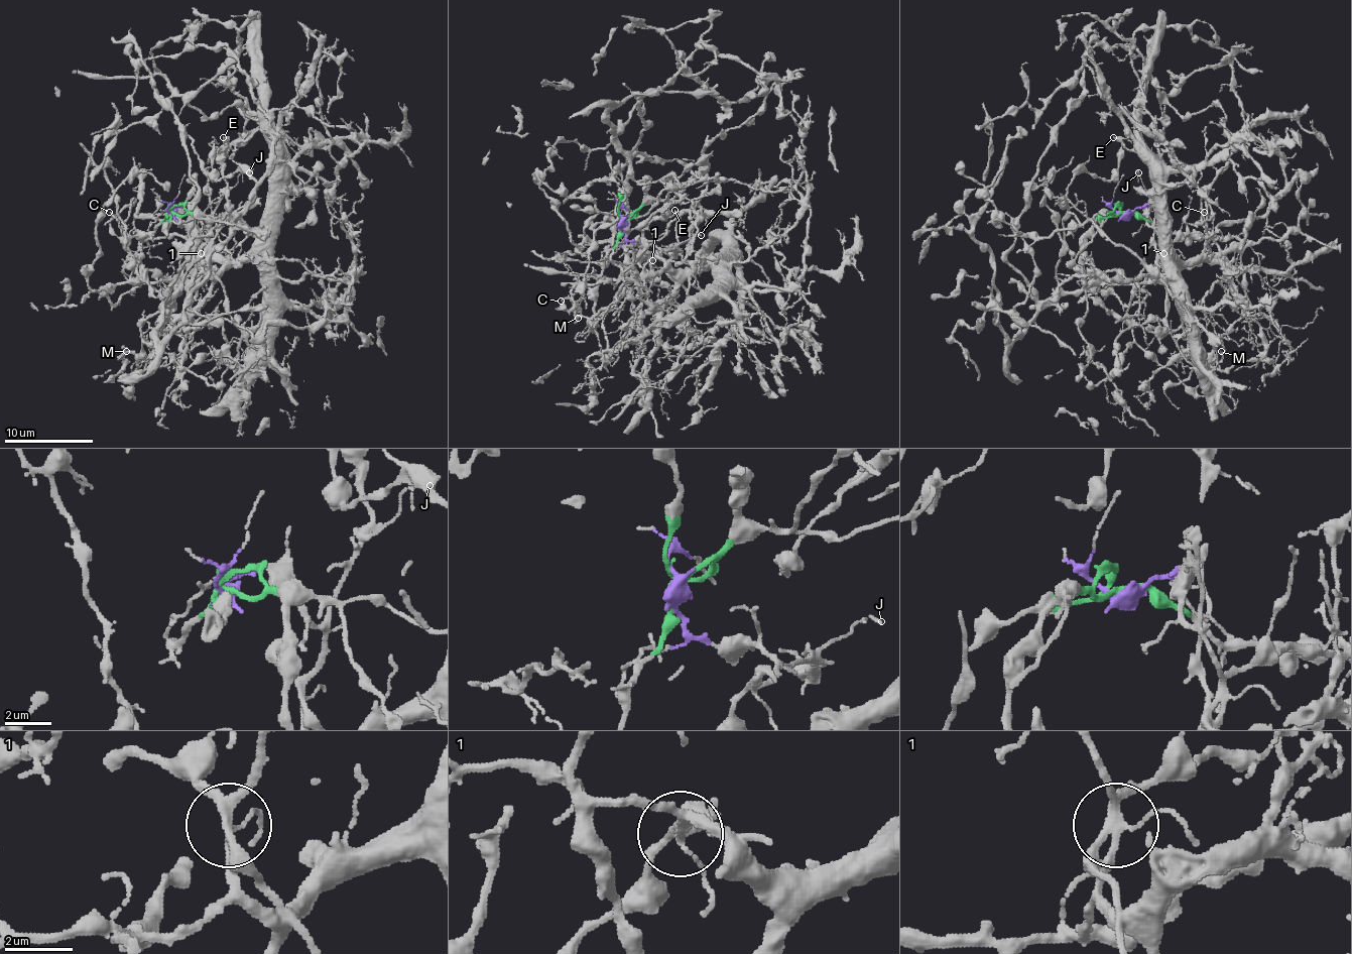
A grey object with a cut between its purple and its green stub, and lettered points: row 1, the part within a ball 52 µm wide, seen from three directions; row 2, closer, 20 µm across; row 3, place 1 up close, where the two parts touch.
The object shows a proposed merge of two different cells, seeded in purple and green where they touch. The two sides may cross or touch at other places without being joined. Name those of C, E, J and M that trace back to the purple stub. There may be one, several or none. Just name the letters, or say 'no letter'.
C, E, J, M

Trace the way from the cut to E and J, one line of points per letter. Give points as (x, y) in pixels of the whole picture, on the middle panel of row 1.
E: (621, 222), (625, 235), (636, 242), (654, 244), (660, 251), (677, 251), (679, 218), (674, 211)
J: (621, 222), (625, 235), (636, 242), (654, 244), (660, 251), (669, 251), (697, 233), (701, 235)

